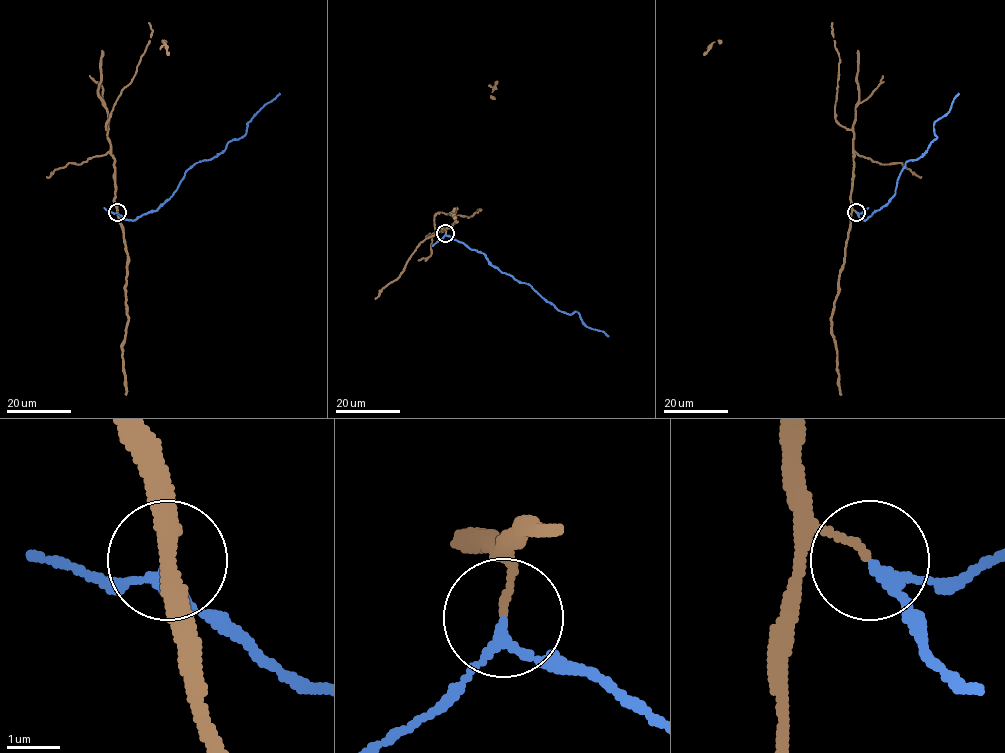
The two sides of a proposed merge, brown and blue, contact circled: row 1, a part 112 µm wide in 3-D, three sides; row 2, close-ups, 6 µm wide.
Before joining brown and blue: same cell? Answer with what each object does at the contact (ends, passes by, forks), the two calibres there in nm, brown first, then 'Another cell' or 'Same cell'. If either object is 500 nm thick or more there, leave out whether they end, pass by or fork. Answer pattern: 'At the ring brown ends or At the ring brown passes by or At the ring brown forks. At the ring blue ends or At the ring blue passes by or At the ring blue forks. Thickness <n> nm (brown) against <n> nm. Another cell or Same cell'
At the ring brown ends. At the ring blue passes by. Thickness 120 nm (brown) against 190 nm. Same cell

